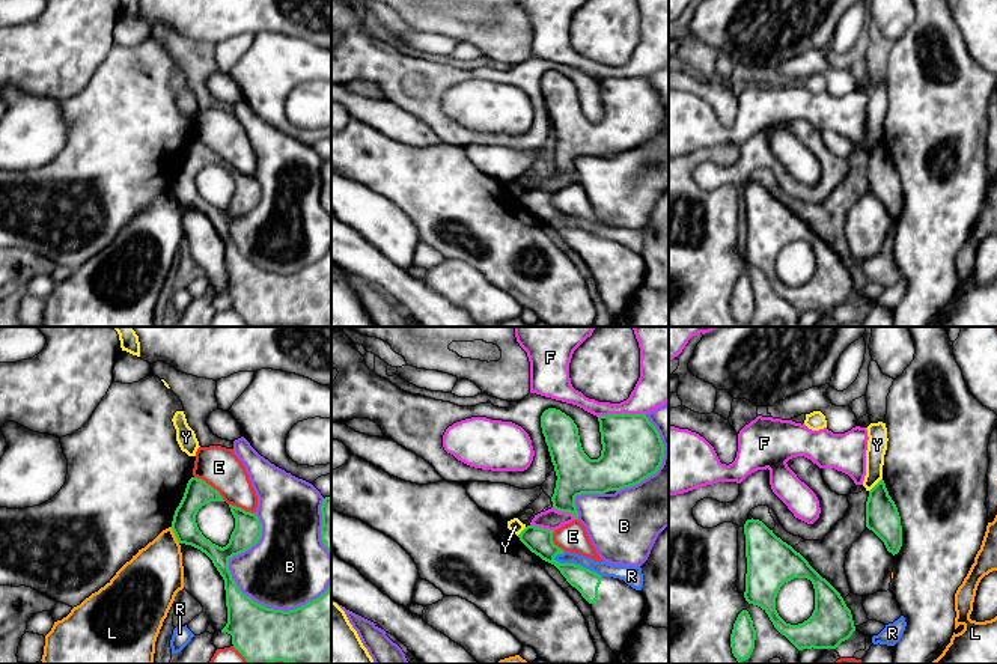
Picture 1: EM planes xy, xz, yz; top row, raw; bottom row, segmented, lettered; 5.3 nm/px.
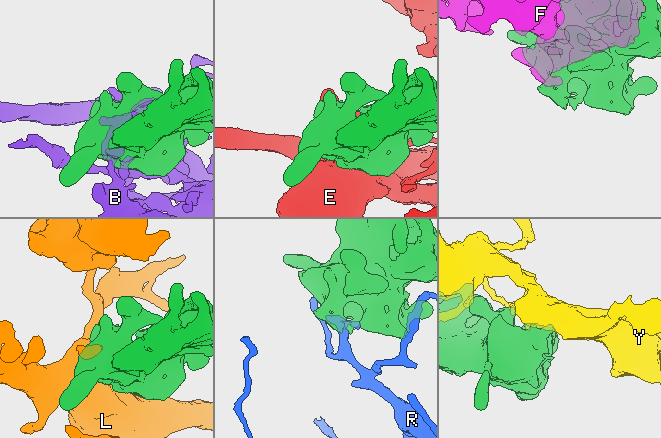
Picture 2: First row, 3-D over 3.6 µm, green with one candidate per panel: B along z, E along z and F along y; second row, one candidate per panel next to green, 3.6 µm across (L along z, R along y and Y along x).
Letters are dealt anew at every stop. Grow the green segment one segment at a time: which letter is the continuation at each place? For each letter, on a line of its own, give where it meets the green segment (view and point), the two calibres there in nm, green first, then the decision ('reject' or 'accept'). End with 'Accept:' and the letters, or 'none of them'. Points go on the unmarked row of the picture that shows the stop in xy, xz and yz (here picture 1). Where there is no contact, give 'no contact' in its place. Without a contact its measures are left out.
B: meets green in xy at (237, 249); 260 nm thick on the green side, 400 nm on the other; reject
E: meets green in xy at (210, 148); 140 nm thick on the green side, 220 nm on the other; reject
F: meets green in xz at (622, 76); 320 nm thick on the green side, 220 nm on the other; reject
L: meets green in xy at (175, 197); 140 nm thick on the green side, 300 nm on the other; reject
R: meets green in xz at (577, 228); 140 nm thick on the green side, 80 nm on the other; reject
Y: meets green in yz at (875, 148); 180 nm thick on the green side, 110 nm on the other; reject
Accept: none of them

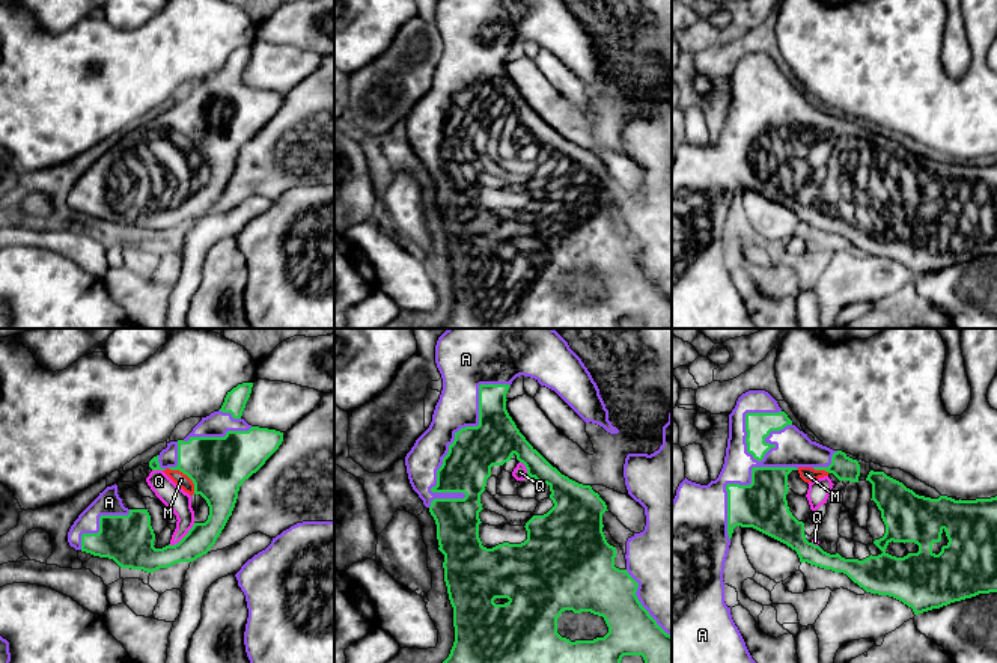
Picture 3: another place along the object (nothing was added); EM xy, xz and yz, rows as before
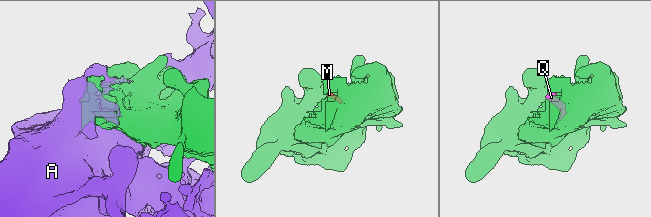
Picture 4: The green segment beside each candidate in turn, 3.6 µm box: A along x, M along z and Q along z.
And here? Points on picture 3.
A: meets green in xz at (448, 116); 260 nm thick on the green side, 220 nm on the other; accept
M: meets green in xy at (187, 137); 320 nm thick on the green side, 70 nm on the other; accept
Q: meets green in xy at (184, 199); 180 nm thick on the green side, 120 nm on the other; accept
Accept: A, M, Q

